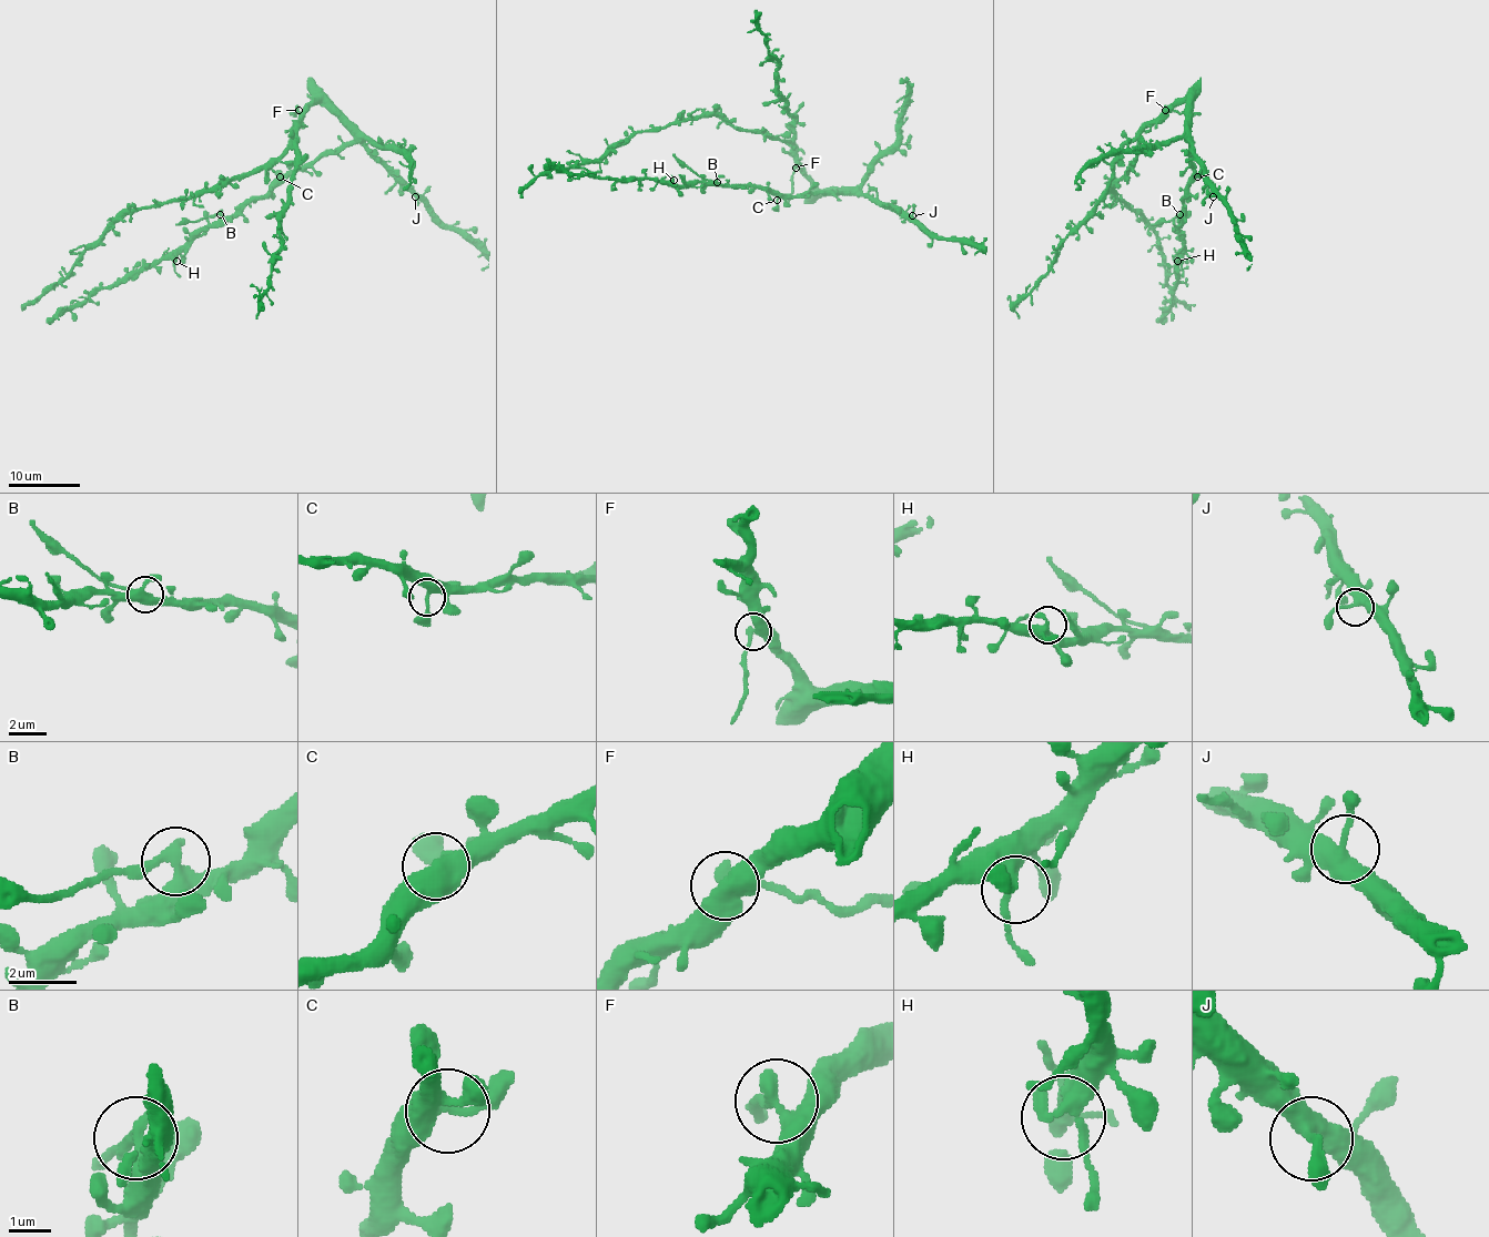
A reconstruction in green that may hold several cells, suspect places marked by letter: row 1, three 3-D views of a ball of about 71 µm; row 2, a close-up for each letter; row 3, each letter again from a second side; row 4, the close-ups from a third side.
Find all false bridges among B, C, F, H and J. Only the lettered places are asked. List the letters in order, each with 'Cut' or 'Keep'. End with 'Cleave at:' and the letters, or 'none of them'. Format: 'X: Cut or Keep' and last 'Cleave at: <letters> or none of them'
B: Cut
C: Keep
F: Cut
H: Keep
J: Keep
Cleave at: B, F

